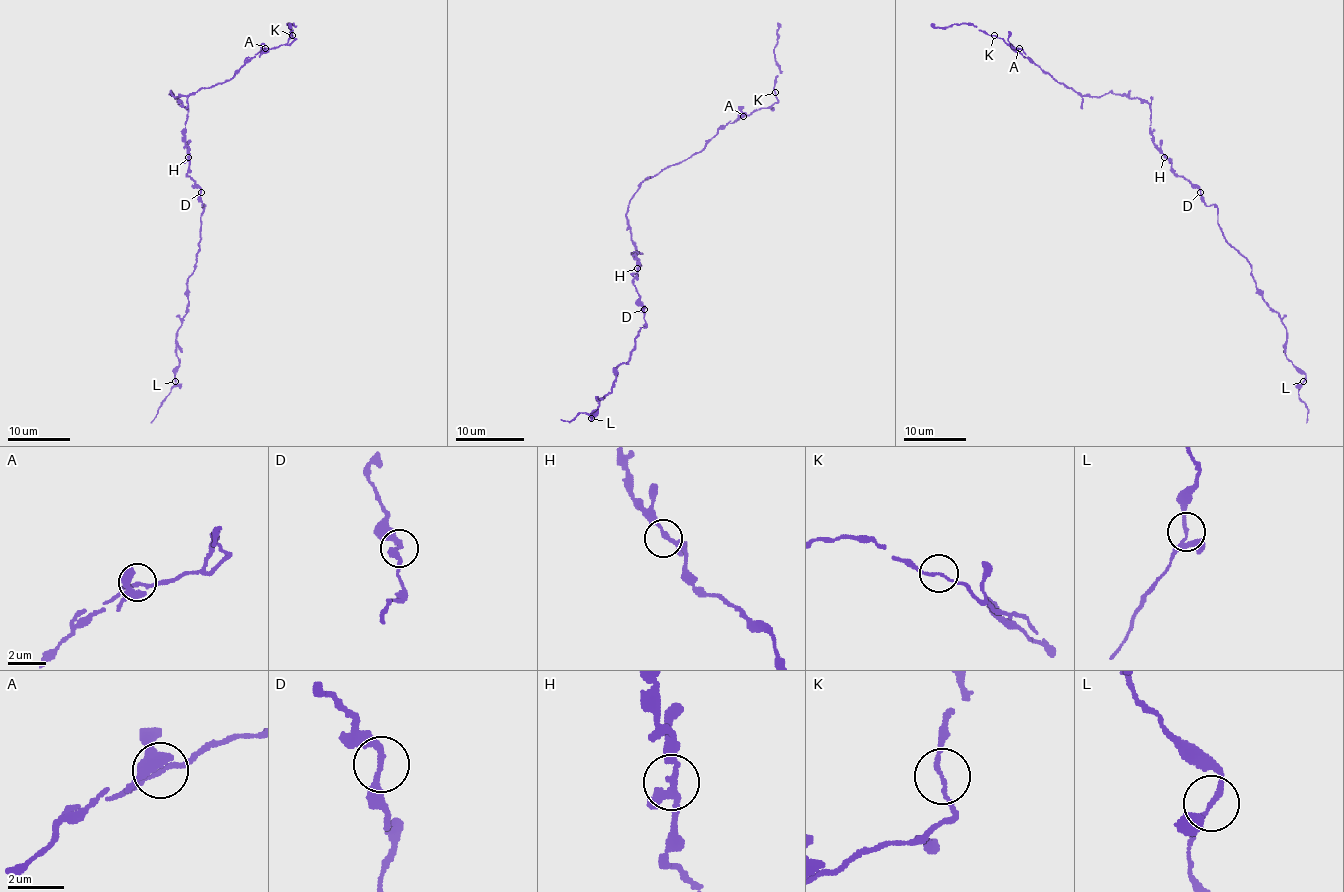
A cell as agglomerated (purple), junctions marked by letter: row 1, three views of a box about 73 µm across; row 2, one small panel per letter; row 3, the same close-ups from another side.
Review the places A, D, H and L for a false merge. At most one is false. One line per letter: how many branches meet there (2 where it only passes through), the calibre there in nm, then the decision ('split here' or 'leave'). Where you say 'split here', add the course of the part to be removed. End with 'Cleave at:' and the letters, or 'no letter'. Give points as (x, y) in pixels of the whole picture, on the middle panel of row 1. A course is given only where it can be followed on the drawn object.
A: 3 branches meet; 140 nm thick; leave
D: 2 branches meet; 220 nm thick; leave
H: 3 branches meet; 150 nm thick; leave
L: 3 branches meet; 140 nm thick; leave
Cleave at: no letter

